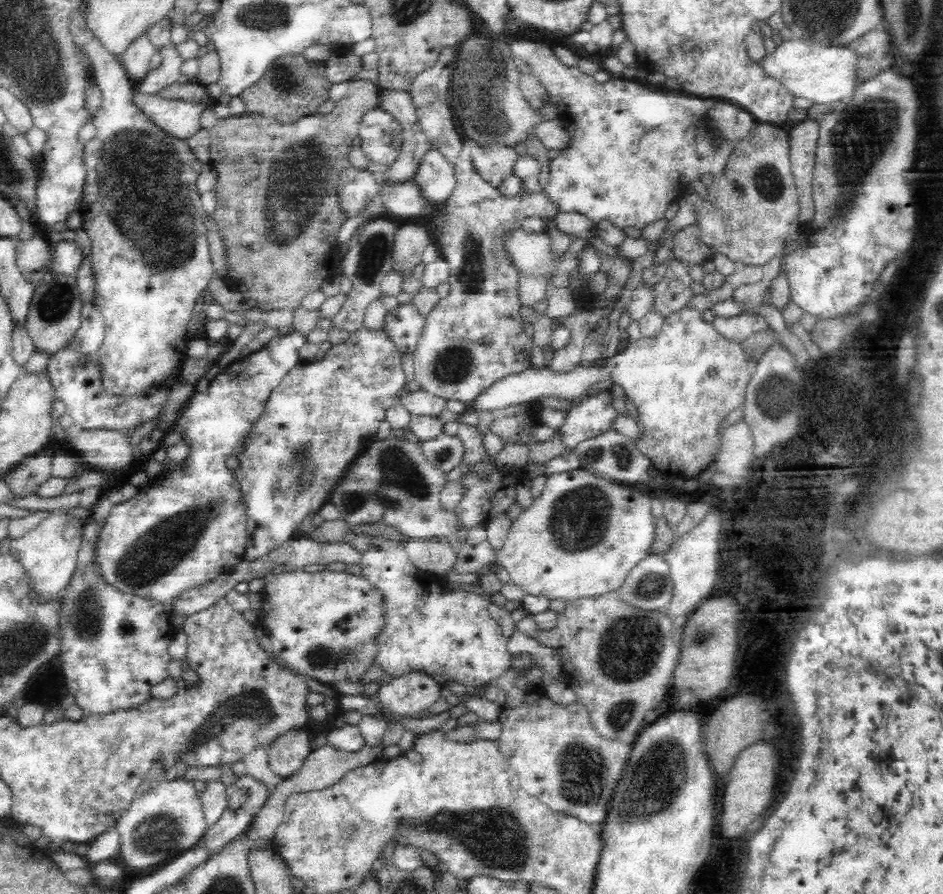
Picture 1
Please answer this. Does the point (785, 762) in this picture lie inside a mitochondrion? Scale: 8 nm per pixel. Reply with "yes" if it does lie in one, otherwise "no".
no

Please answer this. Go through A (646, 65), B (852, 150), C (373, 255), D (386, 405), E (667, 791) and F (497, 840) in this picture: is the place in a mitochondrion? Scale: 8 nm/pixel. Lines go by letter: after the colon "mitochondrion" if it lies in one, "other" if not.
A: other
B: mitochondrion
C: mitochondrion
D: other
E: mitochondrion
F: mitochondrion

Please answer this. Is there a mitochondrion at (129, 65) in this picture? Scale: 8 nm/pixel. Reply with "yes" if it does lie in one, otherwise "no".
no

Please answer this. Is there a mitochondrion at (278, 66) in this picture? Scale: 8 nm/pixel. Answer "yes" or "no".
yes

